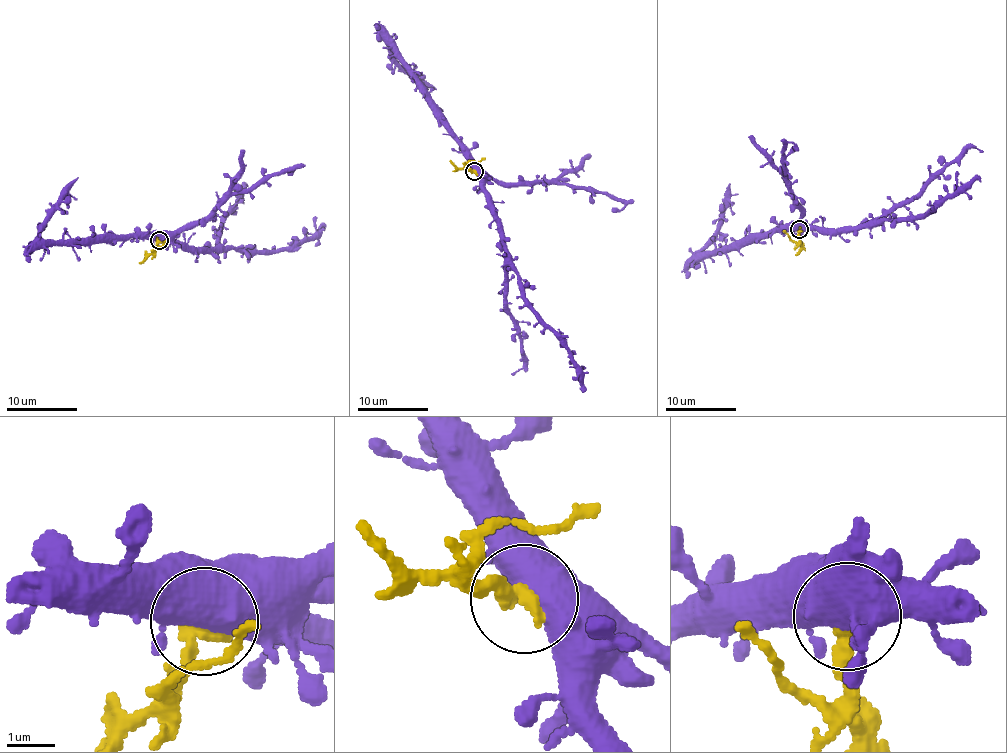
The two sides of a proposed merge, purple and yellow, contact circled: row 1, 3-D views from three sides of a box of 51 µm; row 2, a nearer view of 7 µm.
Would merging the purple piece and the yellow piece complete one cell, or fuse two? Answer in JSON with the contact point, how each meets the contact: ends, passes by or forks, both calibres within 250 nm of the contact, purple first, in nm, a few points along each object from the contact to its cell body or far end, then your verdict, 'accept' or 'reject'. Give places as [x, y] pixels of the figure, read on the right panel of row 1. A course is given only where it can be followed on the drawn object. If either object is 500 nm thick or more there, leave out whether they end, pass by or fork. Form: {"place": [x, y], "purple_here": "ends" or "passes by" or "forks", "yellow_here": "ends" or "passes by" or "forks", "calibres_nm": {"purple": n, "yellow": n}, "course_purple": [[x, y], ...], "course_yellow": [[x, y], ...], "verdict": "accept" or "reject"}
{"place": [799, 229], "calibres_nm": {"purple": 500, "yellow": 320}, "course_purple": [[799, 229], [842, 230], [927, 216], [943, 199], [967, 189], [979, 177]], "course_yellow": [[799, 229], [800, 238], [793, 242], [783, 231]], "verdict": "reject"}

